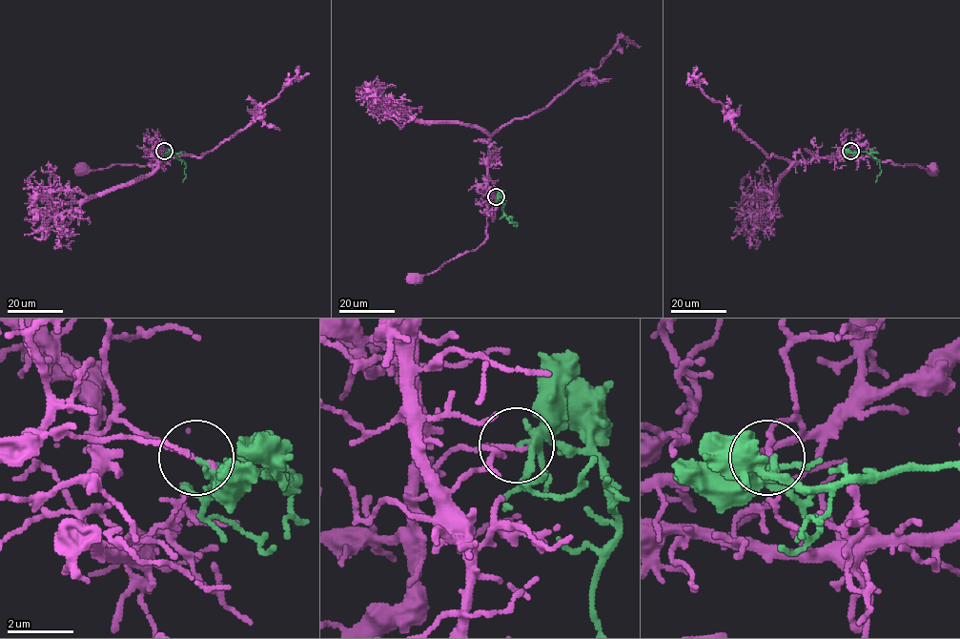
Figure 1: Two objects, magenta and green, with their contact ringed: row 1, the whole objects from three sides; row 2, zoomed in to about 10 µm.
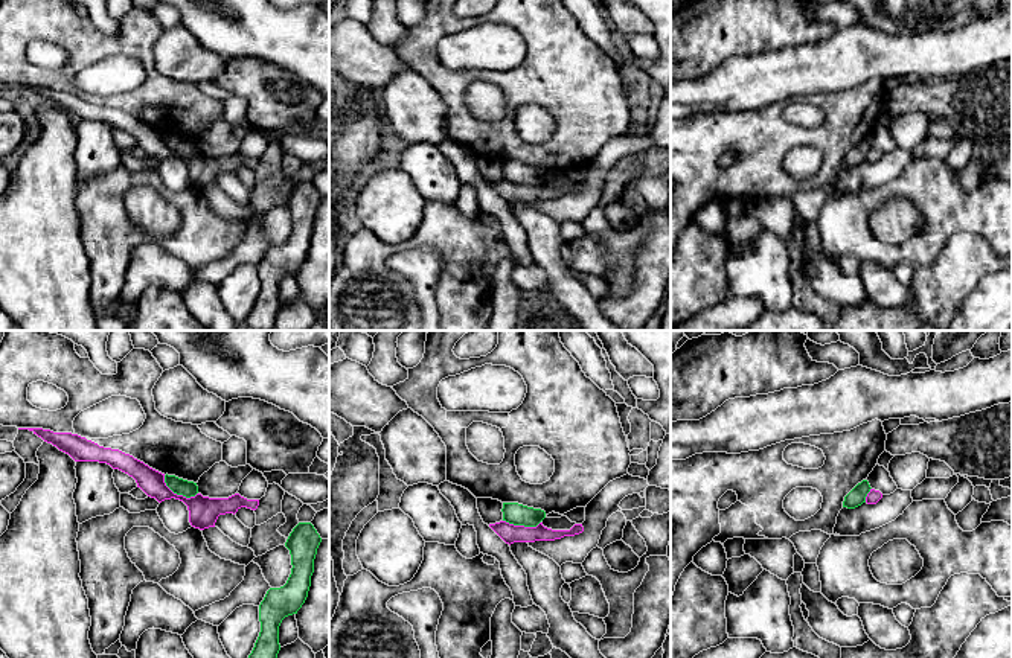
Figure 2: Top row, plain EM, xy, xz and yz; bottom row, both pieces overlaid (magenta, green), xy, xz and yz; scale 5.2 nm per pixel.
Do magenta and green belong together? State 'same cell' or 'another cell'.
another cell

